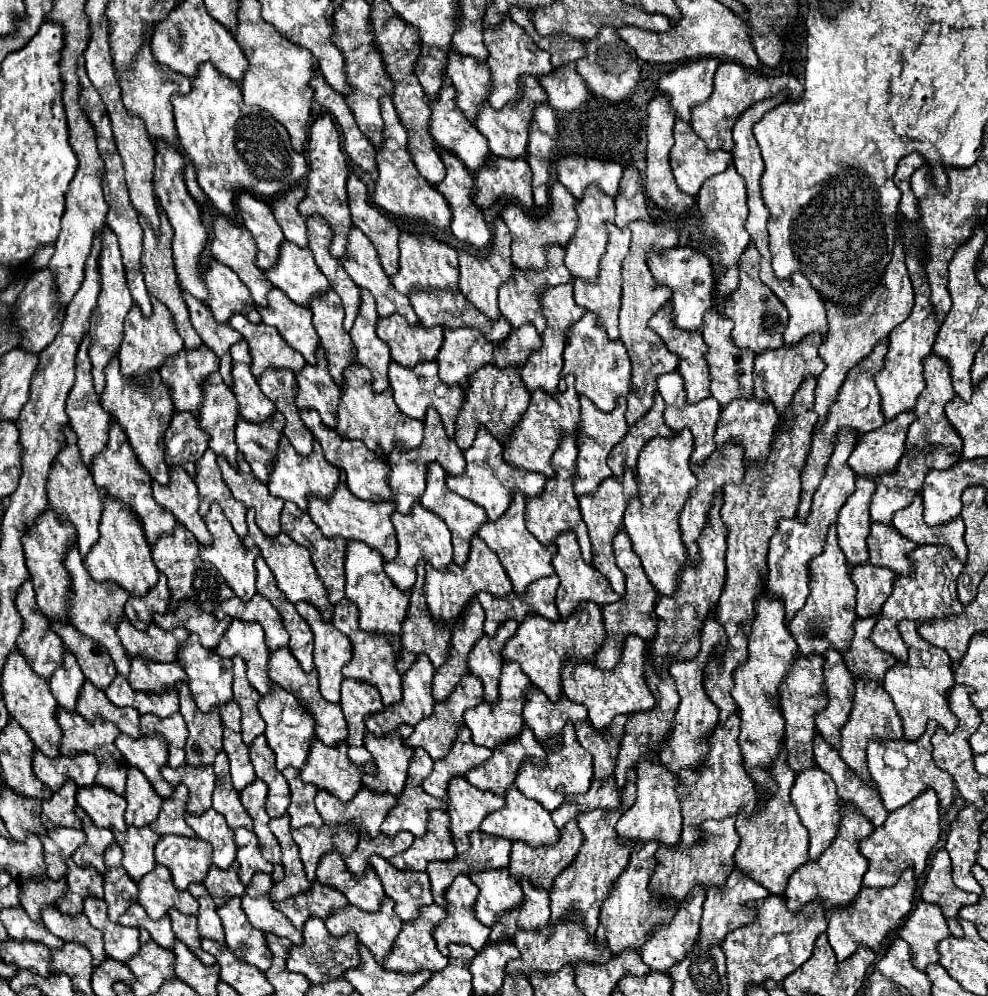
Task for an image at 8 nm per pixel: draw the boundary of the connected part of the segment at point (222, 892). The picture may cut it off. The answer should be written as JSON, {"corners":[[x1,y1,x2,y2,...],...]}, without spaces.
{"corners":[[235,861,229,869,211,867,205,887,211,893,215,905,225,905,231,897,241,897,245,891,245,885,239,881,239,863]]}

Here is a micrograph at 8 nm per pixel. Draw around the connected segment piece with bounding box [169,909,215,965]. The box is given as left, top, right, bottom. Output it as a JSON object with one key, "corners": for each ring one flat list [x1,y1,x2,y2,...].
{"corners":[[171,909,169,913,171,917,171,923,173,923,173,931,177,935,177,939,181,943,187,945,187,949,203,963,203,965,215,965,215,957,205,953,201,949,201,937,199,937,199,929,197,929,197,917,187,917,187,915,181,915,179,911]]}

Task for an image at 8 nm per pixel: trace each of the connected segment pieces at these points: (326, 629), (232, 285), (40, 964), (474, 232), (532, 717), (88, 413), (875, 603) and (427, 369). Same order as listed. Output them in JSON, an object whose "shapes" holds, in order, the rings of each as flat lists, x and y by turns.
{"shapes":[[[309,603,295,605,299,615,309,623,315,635,315,667,319,671,319,687,321,695,329,703,339,703,341,697,341,669,351,661,351,641,335,629,331,623,325,623,315,607]],[[217,261,205,273,205,283,209,289,209,309,215,321,229,323,229,317,241,313,251,323,261,323,261,315,247,285,227,267]],[[7,939,1,949,1,959,8,964,15,963,19,969,35,969,41,977,51,975,51,951,33,941]],[[441,151,441,159,445,163,445,169,447,169,447,177,443,179,441,185,437,185,437,191,447,199,451,211,453,211,453,221,451,221,451,231,453,235,457,237,457,241,461,243,467,243,475,249,483,249,489,245,491,241,491,231,487,229,487,223,483,219,483,213,481,209,475,205,475,193,477,193,477,187,473,183,473,175,465,169,465,165,451,153,447,151]],[[531,687,523,709,523,721,535,733,543,747,559,749,563,727,567,723,585,723,587,707,571,703,565,695,561,695,557,703,551,703,545,693,541,693,537,687]],[[89,335,83,337,81,345,79,345,79,353,77,353,77,379,75,385,67,397,67,415,71,419,71,429,77,433,77,447,81,451,81,459,83,463,89,467,91,461,103,451,103,445,107,443,107,431,111,427,111,417,109,413,103,411,95,389,93,389,93,377,91,377,91,361,87,355,87,347,89,347]],[[871,563,851,569,851,579,857,587,857,617,867,619,879,615,879,609,891,595,895,577,897,575,891,573,891,569,875,567]],[[431,361,431,363,419,363,413,369,407,369,407,367,401,367,397,363,391,363,389,365,389,381,391,381,391,389,393,389,395,403,397,403,397,407,407,417,423,421,427,409,433,407,441,415,441,421,445,425,447,435,453,435,455,433,455,421,459,417,459,411,463,409,465,395,463,395,463,389,461,387,457,387,457,385,455,387,449,387,443,381,439,381,435,361]]]}

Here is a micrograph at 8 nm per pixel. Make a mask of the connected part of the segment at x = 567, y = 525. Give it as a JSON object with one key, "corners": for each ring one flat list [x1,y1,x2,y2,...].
{"corners":[[563,437,563,441,559,443,559,449,555,451,553,459,551,459,557,475,551,477,551,481,547,479,547,485,543,489,543,493,531,501,527,501,527,529,543,543,543,545,551,545,555,543,555,537,559,537,559,533,567,533,573,531,577,535,577,541,581,545,583,551,583,559,587,561,587,565,593,565,593,553,591,553,591,543,589,543,589,535,587,535,587,527,581,519,579,513,579,505,577,505,577,497,573,493,573,477,577,471,577,441,575,437]]}

